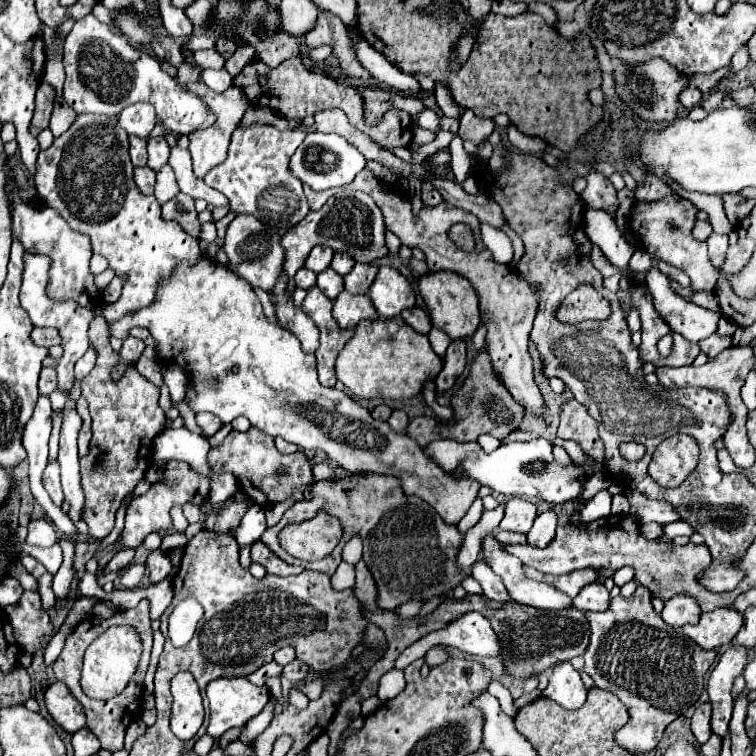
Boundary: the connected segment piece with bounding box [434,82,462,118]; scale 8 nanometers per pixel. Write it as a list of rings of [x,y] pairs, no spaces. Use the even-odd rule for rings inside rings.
[[[437,82],[434,90],[434,97],[440,110],[444,112],[444,116],[452,116],[452,118],[460,118],[462,108],[456,106],[456,102],[452,100],[448,88],[441,82]]]

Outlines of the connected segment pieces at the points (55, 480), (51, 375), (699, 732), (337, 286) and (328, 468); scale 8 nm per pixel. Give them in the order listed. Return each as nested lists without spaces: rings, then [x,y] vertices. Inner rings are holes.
[[[50,462],[50,464],[46,466],[42,482],[44,482],[44,488],[46,488],[46,492],[50,494],[52,502],[54,502],[58,508],[62,508],[64,494],[62,494],[62,488],[60,488],[60,466],[58,466],[58,462]]]
[[[42,368],[42,374],[40,374],[40,380],[38,380],[38,388],[40,388],[40,394],[52,394],[52,390],[56,388],[56,370],[54,368]]]
[[[702,704],[692,716],[692,734],[696,736],[698,744],[704,744],[712,730],[710,730],[710,704]]]
[[[332,268],[324,270],[318,274],[318,282],[316,286],[330,298],[330,300],[336,300],[336,296],[344,290],[344,282],[342,282],[342,276],[336,274]]]
[[[327,462],[316,464],[313,469],[314,478],[316,481],[326,480],[328,478],[343,478],[351,473],[344,470],[342,467],[333,467]]]

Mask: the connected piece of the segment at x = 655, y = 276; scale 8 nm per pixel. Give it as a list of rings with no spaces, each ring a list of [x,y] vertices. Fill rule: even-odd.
[[[652,266],[646,272],[646,286],[654,298],[656,310],[664,316],[670,328],[682,334],[688,342],[700,342],[712,336],[718,328],[718,320],[722,318],[720,312],[704,310],[692,302],[680,298],[672,288],[668,278]]]

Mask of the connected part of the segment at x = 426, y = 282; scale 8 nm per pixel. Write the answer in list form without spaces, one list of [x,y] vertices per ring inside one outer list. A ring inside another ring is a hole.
[[[428,272],[428,274],[420,276],[418,290],[426,302],[434,328],[444,330],[452,340],[466,338],[476,332],[476,328],[480,324],[478,298],[466,278],[462,278],[460,274],[454,274],[454,272]]]

